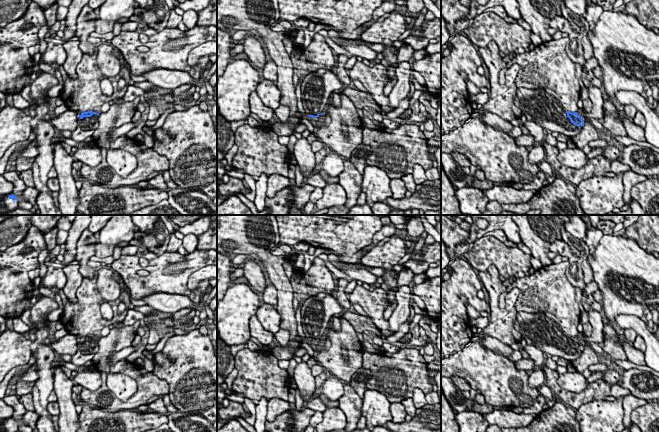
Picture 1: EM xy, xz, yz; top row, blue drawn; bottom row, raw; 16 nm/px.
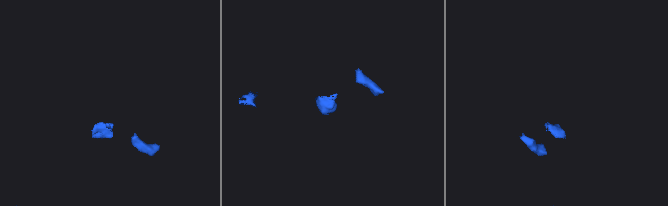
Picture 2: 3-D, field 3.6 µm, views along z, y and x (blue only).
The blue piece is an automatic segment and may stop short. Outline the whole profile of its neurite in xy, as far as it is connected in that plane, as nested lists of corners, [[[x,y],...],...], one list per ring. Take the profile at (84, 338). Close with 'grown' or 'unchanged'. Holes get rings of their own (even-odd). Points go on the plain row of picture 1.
[[[82,336],[78,343],[77,352],[72,356],[70,363],[76,366],[84,366],[86,362],[92,361],[98,346],[99,337],[96,336]]]; grown

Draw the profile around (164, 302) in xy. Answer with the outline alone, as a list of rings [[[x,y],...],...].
[[[153,293],[142,299],[146,305],[161,312],[175,313],[184,308],[196,310],[195,303],[185,295],[169,293]]]

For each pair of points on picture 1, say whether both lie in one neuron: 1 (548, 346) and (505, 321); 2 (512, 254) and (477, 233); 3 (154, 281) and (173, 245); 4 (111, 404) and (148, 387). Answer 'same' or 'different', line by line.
1: different
2: different
3: different
4: same

